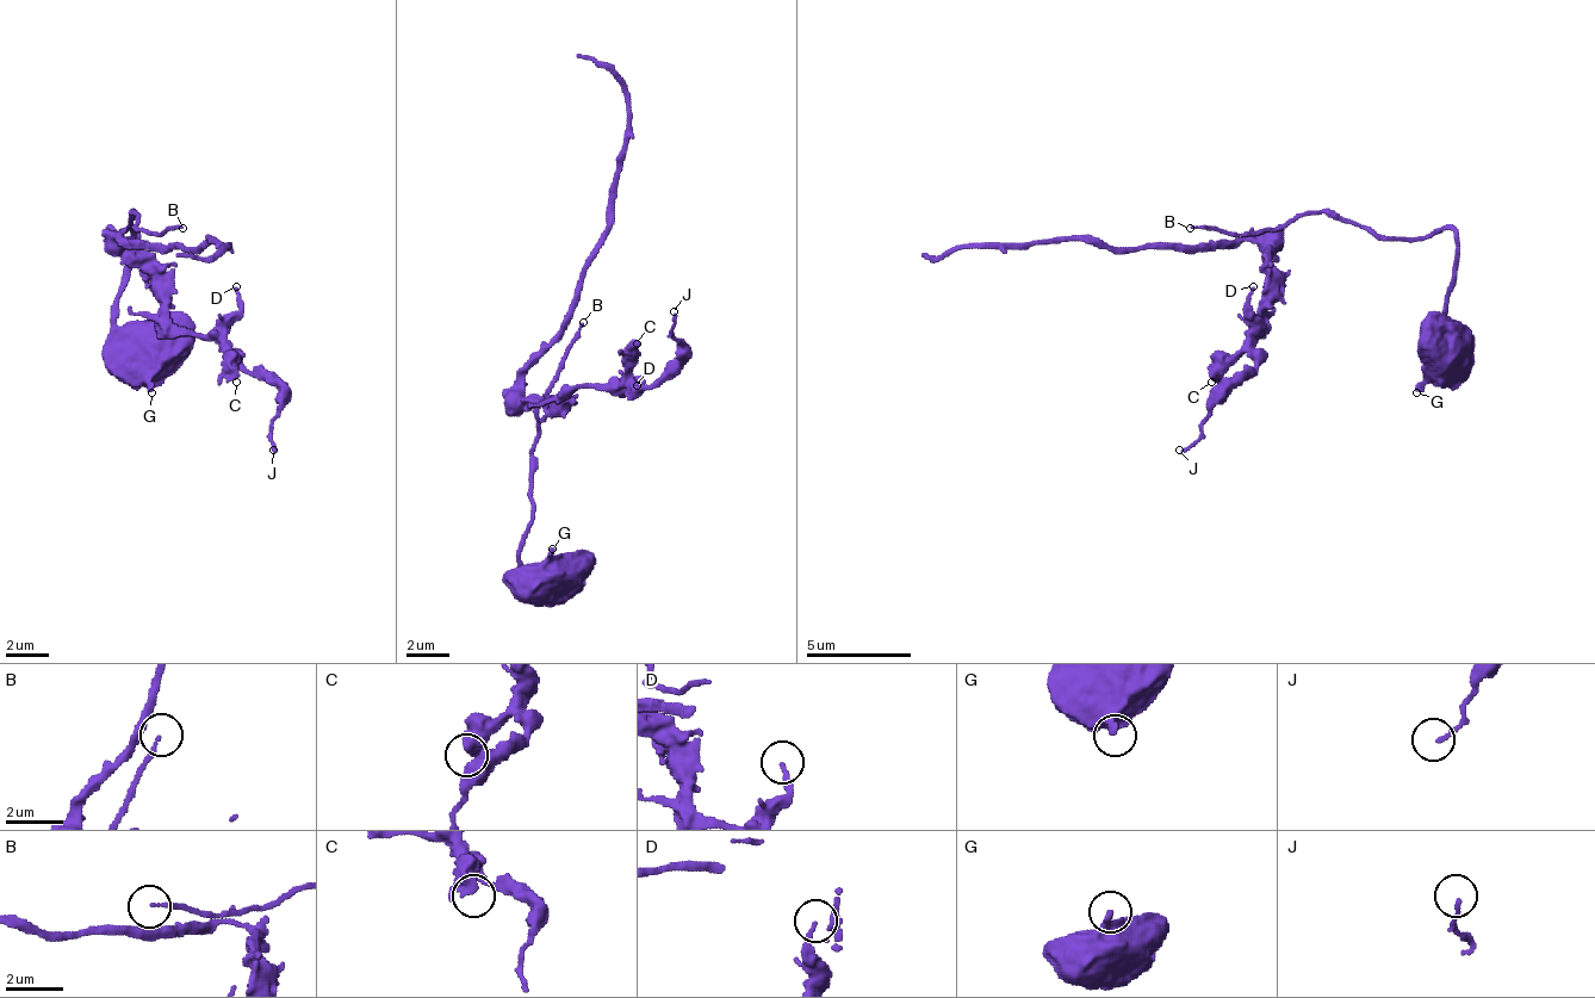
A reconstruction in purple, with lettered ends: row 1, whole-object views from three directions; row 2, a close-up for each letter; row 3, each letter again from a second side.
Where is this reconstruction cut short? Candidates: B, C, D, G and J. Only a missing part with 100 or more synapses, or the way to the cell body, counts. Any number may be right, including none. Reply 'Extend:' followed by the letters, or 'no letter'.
Extend: B

